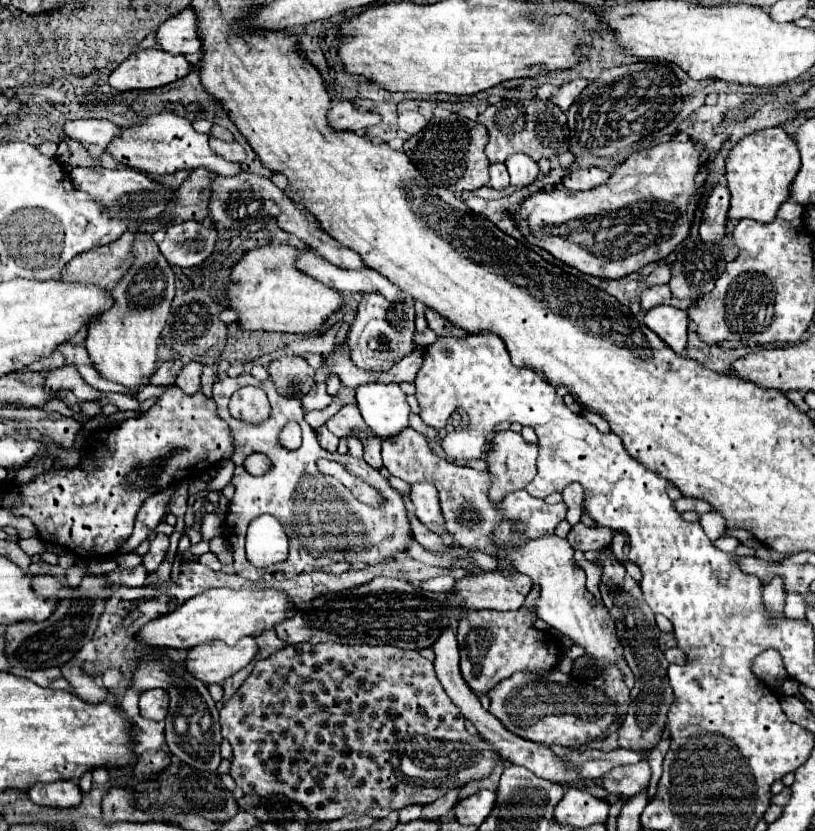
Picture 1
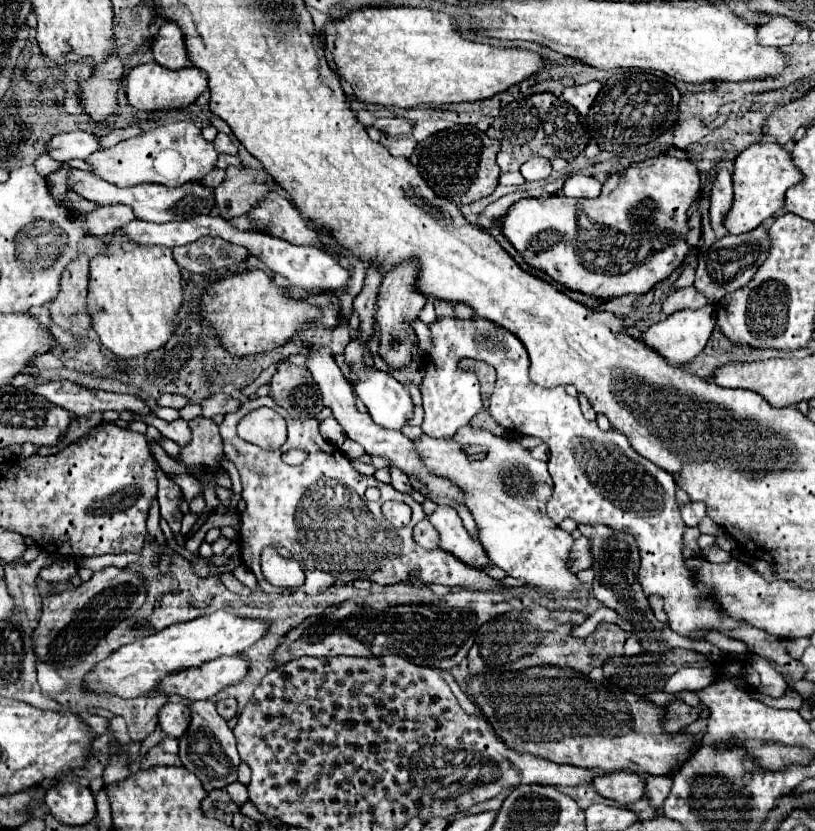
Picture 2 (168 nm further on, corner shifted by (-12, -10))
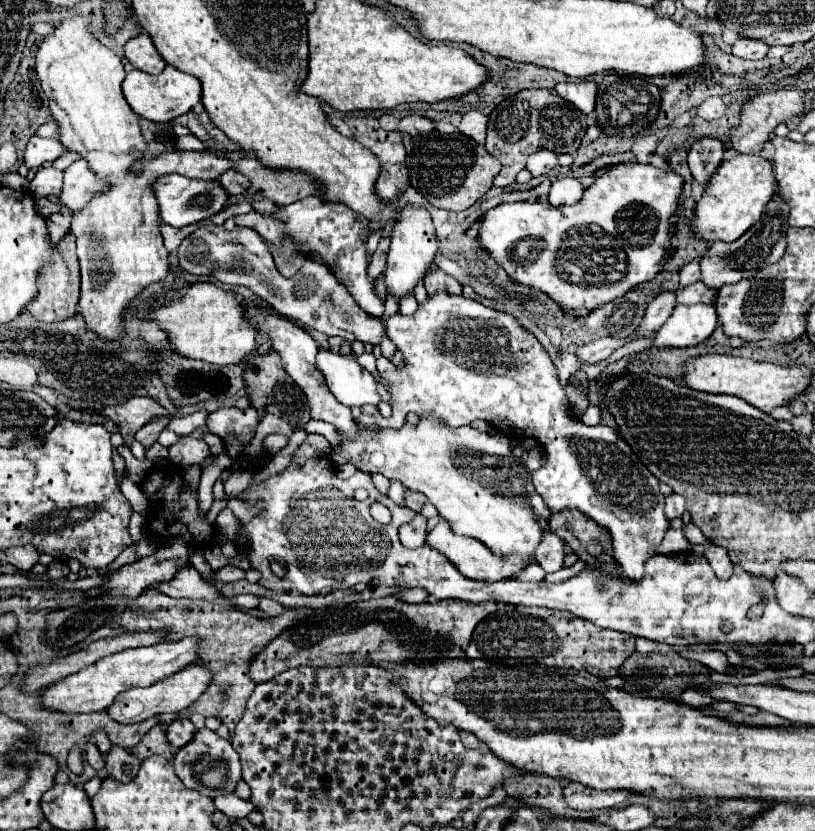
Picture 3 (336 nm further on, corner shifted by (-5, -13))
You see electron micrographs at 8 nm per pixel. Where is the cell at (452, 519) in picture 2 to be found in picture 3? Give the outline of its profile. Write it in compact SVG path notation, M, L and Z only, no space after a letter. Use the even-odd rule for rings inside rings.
M440 521L430 533L428 533L428 545L438 549L442 555L446 555L452 565L468 579L476 579L476 581L502 581L502 579L512 579L516 577L522 569L528 567L528 559L522 555L500 555L500 553L492 553L488 551L488 547L484 547L478 539L468 539L468 537L458 537L452 533L452 529L448 527L448 523Z

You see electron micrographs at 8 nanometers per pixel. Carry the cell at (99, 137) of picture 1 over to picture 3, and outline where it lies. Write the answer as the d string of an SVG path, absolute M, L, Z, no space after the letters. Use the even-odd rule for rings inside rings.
M32 137L28 141L28 147L24 151L24 163L30 169L38 169L44 163L52 163L64 153L64 147L60 147L60 141L56 137L52 139L42 139L42 137Z

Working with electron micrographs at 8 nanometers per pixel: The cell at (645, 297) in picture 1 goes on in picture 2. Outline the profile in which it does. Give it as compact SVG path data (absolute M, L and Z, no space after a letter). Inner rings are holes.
M691 286L691 288L681 288L681 290L673 290L669 296L667 296L667 300L663 302L663 310L661 310L661 314L663 316L669 316L669 314L673 314L673 312L677 312L677 310L685 310L685 308L703 308L707 304L707 300L705 300L705 296L703 294L699 294L699 292L695 292L695 288Z

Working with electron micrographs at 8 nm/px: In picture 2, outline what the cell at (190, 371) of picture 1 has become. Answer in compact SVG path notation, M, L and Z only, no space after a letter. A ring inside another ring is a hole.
M209 394L207 398L201 400L201 408L203 408L205 418L213 418L215 414L233 412L235 406L239 406L239 400L233 400L227 394Z

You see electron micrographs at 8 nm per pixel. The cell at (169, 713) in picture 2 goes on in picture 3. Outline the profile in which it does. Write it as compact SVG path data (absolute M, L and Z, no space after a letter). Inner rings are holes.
M178 719L178 721L172 721L166 729L168 733L168 741L174 745L174 747L184 747L188 745L188 741L192 741L194 733L196 733L196 727L192 725L190 719Z

